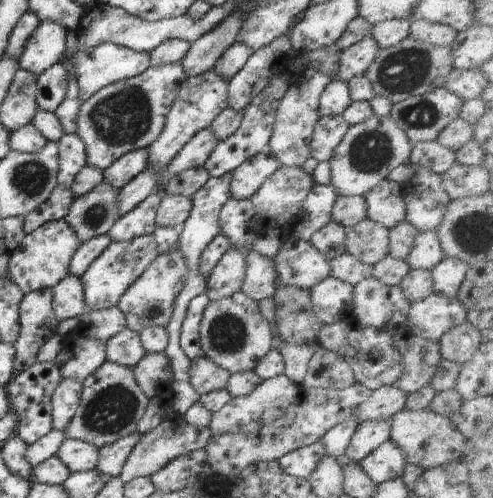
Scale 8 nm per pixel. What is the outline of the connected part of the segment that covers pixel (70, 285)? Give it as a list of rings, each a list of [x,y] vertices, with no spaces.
[[[66,275],[52,289],[52,310],[59,321],[76,318],[86,310],[84,287],[80,282],[80,277]]]

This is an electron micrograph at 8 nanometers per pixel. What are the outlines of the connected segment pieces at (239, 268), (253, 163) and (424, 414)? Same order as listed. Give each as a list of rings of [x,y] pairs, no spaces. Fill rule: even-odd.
[[[228,249],[218,260],[207,280],[206,296],[214,301],[236,294],[241,290],[245,274],[245,253],[238,249]]]
[[[269,149],[251,156],[232,171],[231,198],[250,200],[262,183],[281,166]]]
[[[402,409],[390,419],[391,441],[406,455],[407,462],[420,466],[424,471],[460,460],[467,439],[449,417],[431,410],[411,411]]]

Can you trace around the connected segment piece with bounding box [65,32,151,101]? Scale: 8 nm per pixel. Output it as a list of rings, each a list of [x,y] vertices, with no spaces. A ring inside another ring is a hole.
[[[75,32],[68,33],[65,56],[72,60],[72,64],[76,68],[74,78],[76,78],[79,96],[82,101],[88,100],[100,88],[142,74],[151,66],[149,53],[135,51],[117,44],[104,43],[90,50],[78,50],[78,38],[76,38]]]

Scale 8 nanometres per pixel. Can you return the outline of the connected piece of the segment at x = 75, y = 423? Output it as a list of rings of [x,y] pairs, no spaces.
[[[106,359],[106,362],[82,383],[78,410],[64,430],[66,439],[78,439],[100,449],[137,431],[138,422],[148,408],[149,398],[136,384],[132,368]]]

